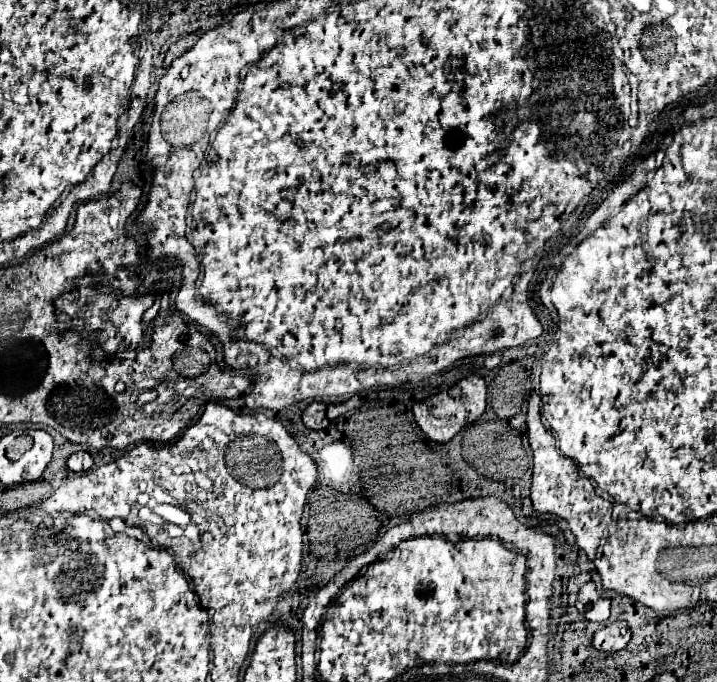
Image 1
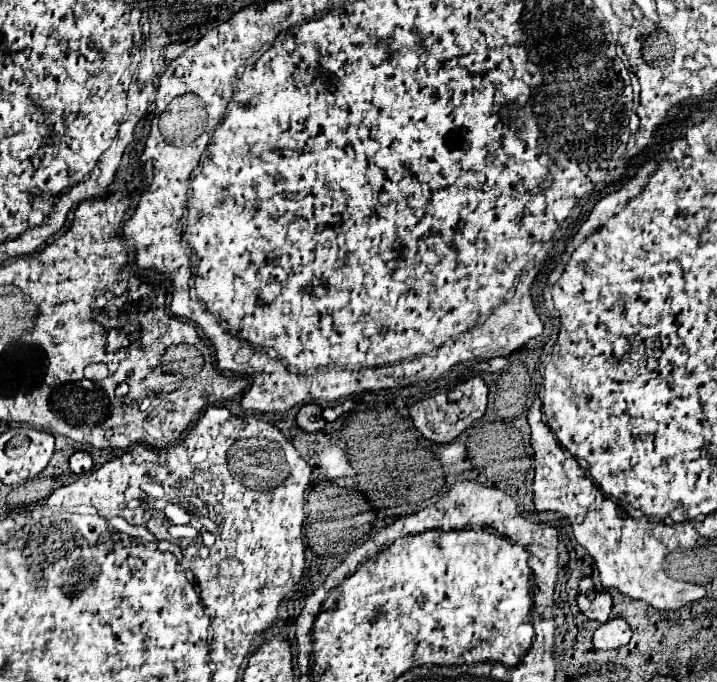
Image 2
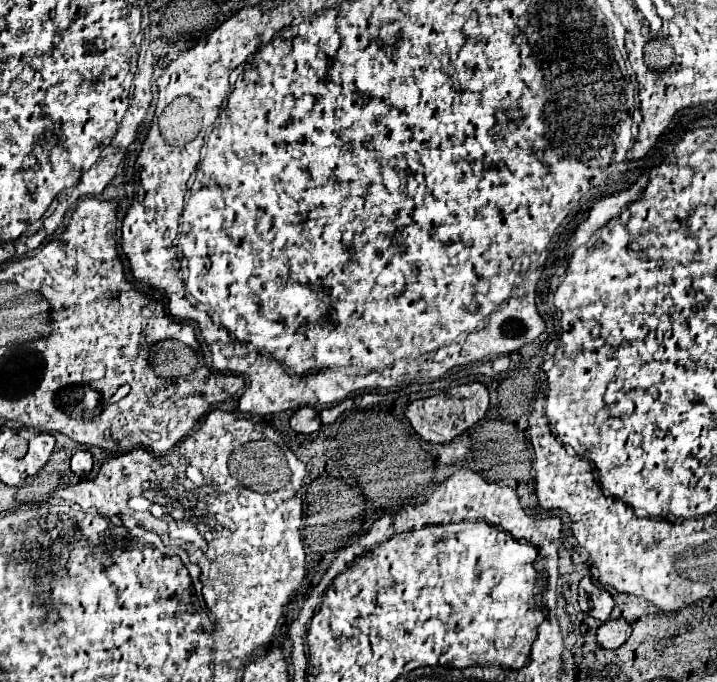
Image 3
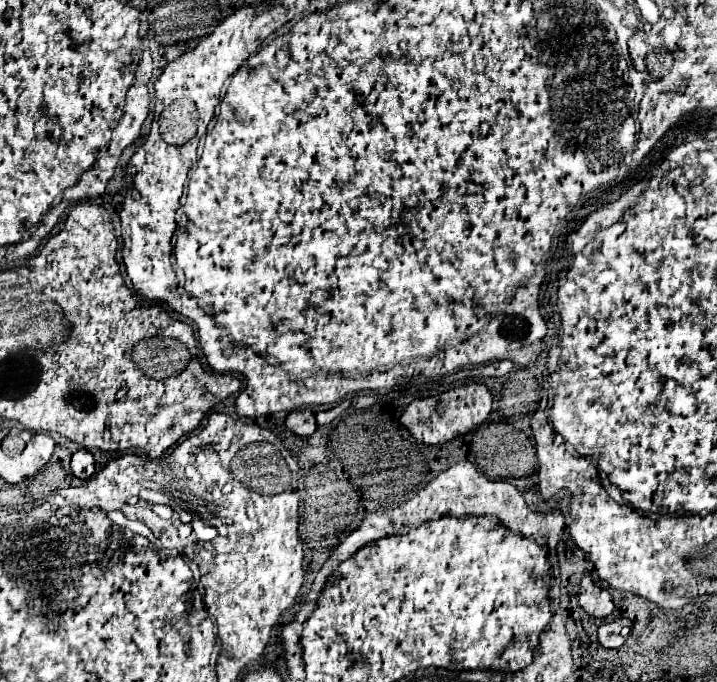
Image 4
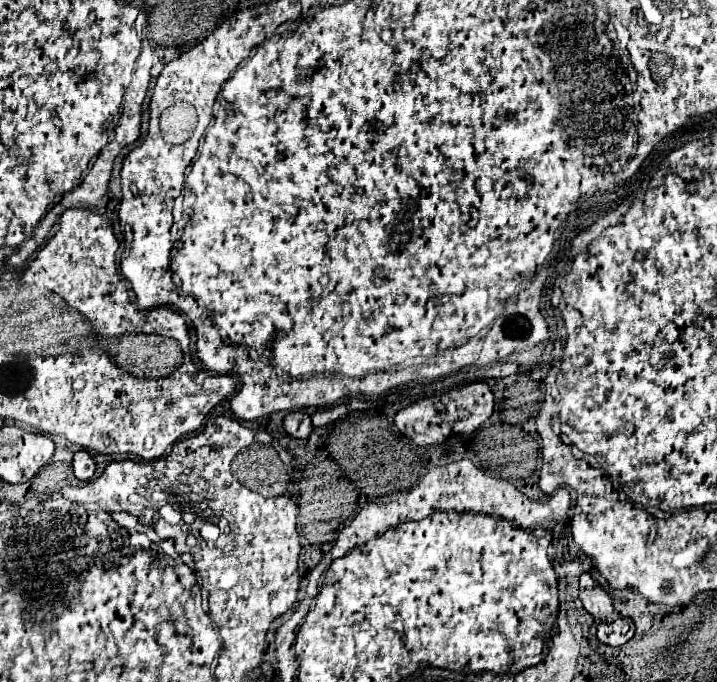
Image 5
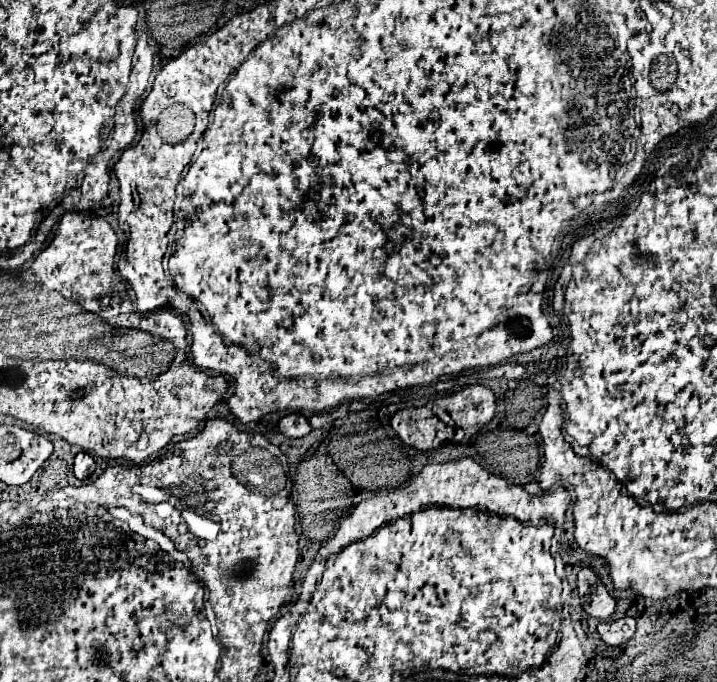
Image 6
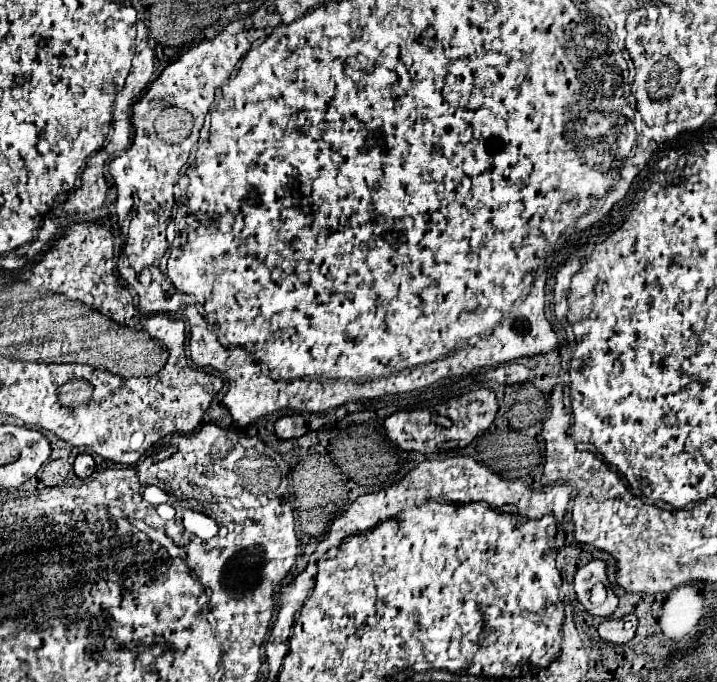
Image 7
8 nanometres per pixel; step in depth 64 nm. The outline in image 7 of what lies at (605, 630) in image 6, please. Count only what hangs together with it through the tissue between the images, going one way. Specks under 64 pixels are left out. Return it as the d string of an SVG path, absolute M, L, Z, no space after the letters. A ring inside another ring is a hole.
M626 614L618 620L604 620L600 626L598 626L598 634L602 640L606 642L612 642L612 644L626 644L634 638L636 634L636 616L634 614Z

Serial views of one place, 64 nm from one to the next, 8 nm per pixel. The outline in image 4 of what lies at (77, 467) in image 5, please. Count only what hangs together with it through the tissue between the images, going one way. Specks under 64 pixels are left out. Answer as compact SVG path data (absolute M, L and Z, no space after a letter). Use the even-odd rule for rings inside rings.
M78 450L72 456L72 474L80 480L88 480L94 474L94 458L88 450Z

